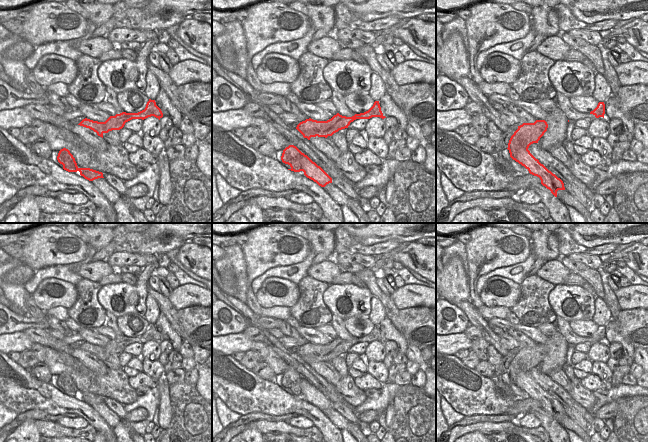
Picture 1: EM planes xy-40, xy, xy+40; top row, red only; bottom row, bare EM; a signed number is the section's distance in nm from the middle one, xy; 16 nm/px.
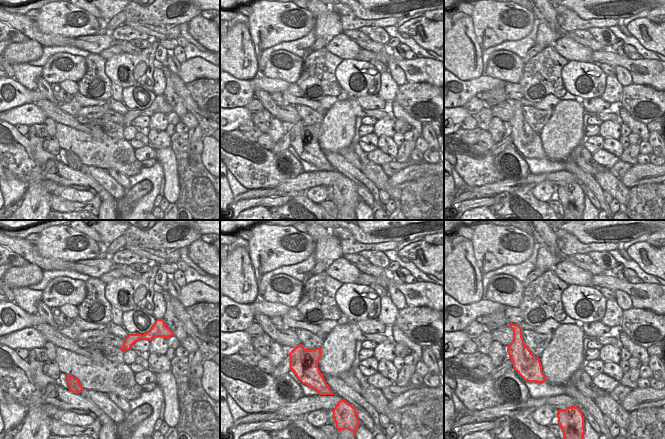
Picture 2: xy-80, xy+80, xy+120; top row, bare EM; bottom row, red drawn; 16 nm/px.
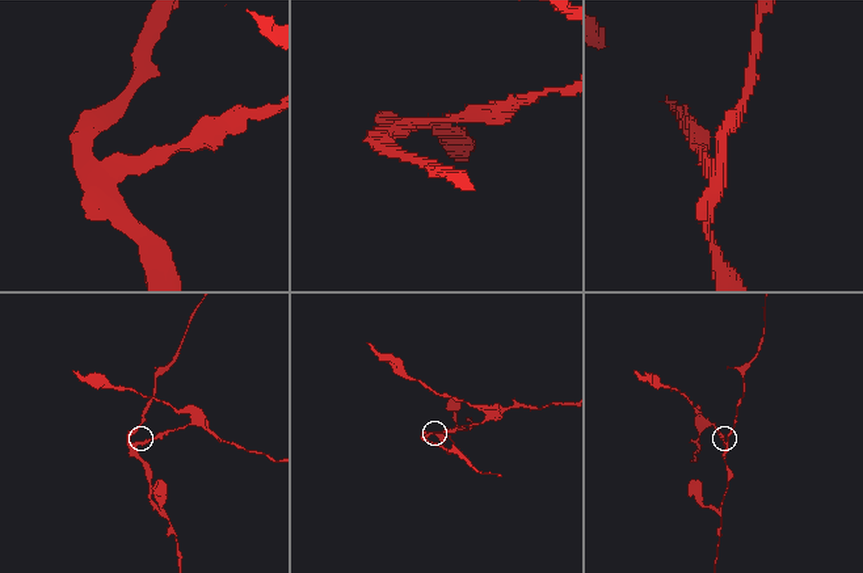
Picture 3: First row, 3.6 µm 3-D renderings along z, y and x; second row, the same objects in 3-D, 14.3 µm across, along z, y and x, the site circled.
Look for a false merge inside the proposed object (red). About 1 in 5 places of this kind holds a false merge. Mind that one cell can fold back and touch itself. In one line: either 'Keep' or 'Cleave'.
Cleave.

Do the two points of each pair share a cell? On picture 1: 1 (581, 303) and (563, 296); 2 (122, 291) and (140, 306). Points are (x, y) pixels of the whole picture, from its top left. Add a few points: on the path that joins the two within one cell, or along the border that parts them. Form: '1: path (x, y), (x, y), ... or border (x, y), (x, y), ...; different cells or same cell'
1: path (576, 298), (570, 291), (568, 292); same cell
2: path (124, 297), (131, 307), (134, 307); same cell

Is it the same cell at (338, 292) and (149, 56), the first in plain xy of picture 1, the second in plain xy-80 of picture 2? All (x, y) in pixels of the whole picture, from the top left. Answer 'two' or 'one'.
one

